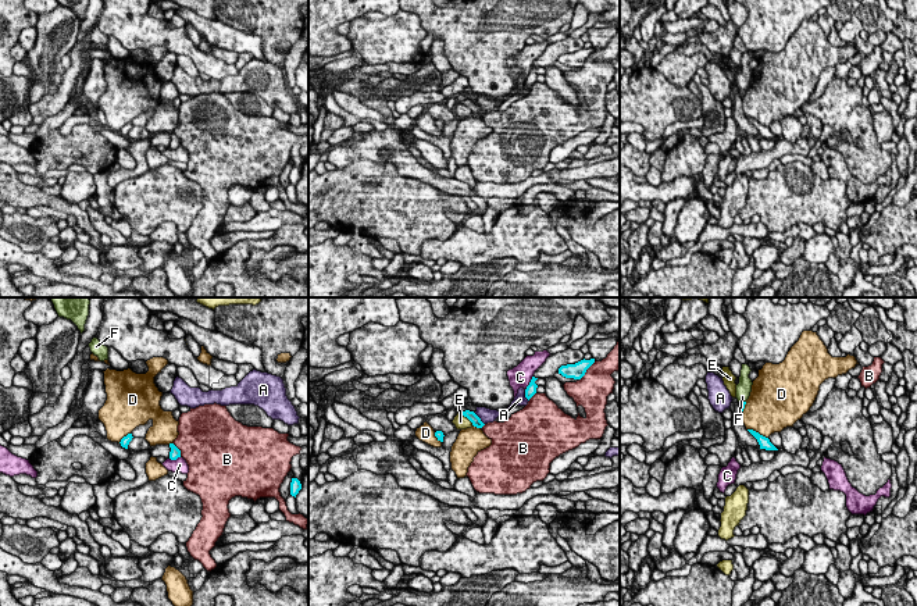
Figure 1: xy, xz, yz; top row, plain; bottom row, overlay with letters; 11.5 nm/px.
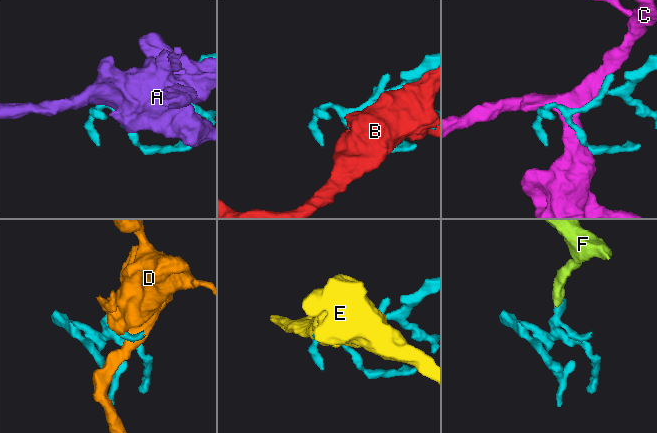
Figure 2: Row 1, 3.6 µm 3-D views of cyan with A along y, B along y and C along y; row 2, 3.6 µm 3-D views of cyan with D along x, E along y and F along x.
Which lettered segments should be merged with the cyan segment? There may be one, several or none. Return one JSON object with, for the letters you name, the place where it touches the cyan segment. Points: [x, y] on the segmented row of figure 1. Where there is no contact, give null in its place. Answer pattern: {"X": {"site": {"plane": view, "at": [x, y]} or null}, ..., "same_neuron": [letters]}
{"same_neuron": []}

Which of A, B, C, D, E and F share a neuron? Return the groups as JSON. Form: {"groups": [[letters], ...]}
{"groups": [["A"], ["B"], ["C"], ["D"], ["E"], ["F"]]}

